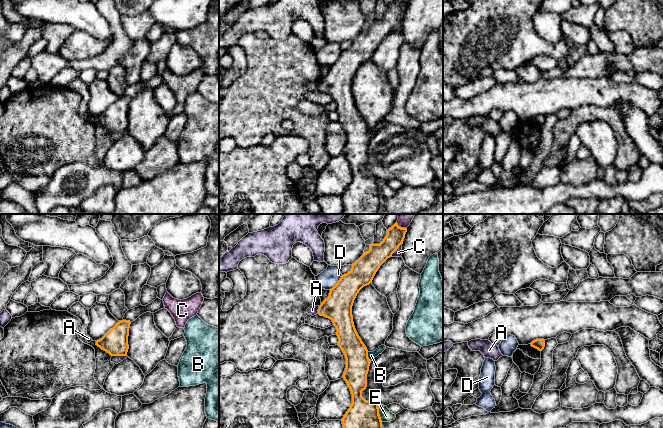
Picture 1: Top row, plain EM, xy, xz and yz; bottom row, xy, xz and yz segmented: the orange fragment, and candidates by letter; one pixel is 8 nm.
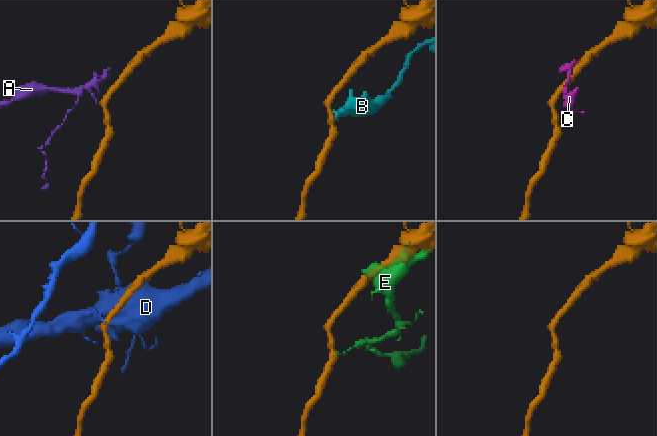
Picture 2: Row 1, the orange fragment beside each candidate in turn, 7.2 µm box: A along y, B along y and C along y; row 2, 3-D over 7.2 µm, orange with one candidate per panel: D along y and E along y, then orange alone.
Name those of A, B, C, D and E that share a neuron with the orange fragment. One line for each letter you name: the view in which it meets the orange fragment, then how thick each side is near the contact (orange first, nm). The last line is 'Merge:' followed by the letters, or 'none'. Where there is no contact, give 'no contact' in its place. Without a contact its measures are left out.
Merge: none

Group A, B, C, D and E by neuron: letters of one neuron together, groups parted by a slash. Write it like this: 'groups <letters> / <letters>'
groups A C / B / D / E

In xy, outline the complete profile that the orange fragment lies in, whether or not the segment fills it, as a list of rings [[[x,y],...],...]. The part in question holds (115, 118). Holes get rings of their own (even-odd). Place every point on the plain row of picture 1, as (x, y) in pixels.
[[[119,97],[101,115],[96,117],[96,121],[111,132],[126,132],[129,125],[130,100],[130,97]]]

